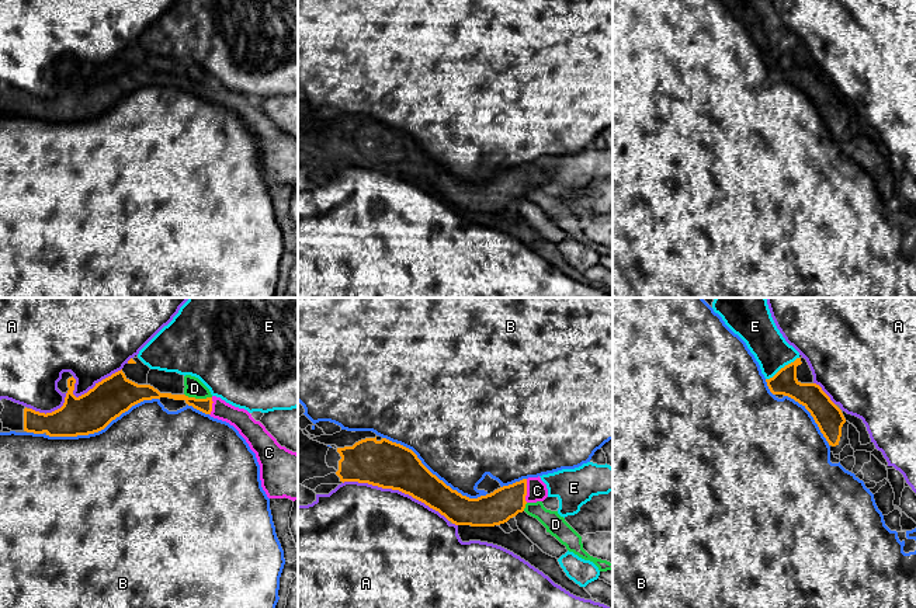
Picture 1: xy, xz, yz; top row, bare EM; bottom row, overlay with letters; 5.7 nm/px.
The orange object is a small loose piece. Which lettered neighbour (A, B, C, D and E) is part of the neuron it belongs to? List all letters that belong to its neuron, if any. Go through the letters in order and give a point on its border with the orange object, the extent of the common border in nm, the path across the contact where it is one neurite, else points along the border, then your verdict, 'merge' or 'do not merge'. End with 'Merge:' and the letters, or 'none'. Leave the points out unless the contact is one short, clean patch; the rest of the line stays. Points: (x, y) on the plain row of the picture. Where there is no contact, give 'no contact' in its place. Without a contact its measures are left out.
A: contact xz (396, 174); length 650 nm; do not merge
B: contact xy (101, 114); length 700 nm; do not merge
C: contact xz (526, 176); length 140 nm; way xz (495, 194), (526, 176), (537, 176); merge
D: contact xy (198, 84); length 160 nm; border xy (184, 79), (193, 83), (211, 83); do not merge
E: contact yz (781, 54); length 240 nm; border yz (798, 42), (766, 65); do not merge
Merge: C

